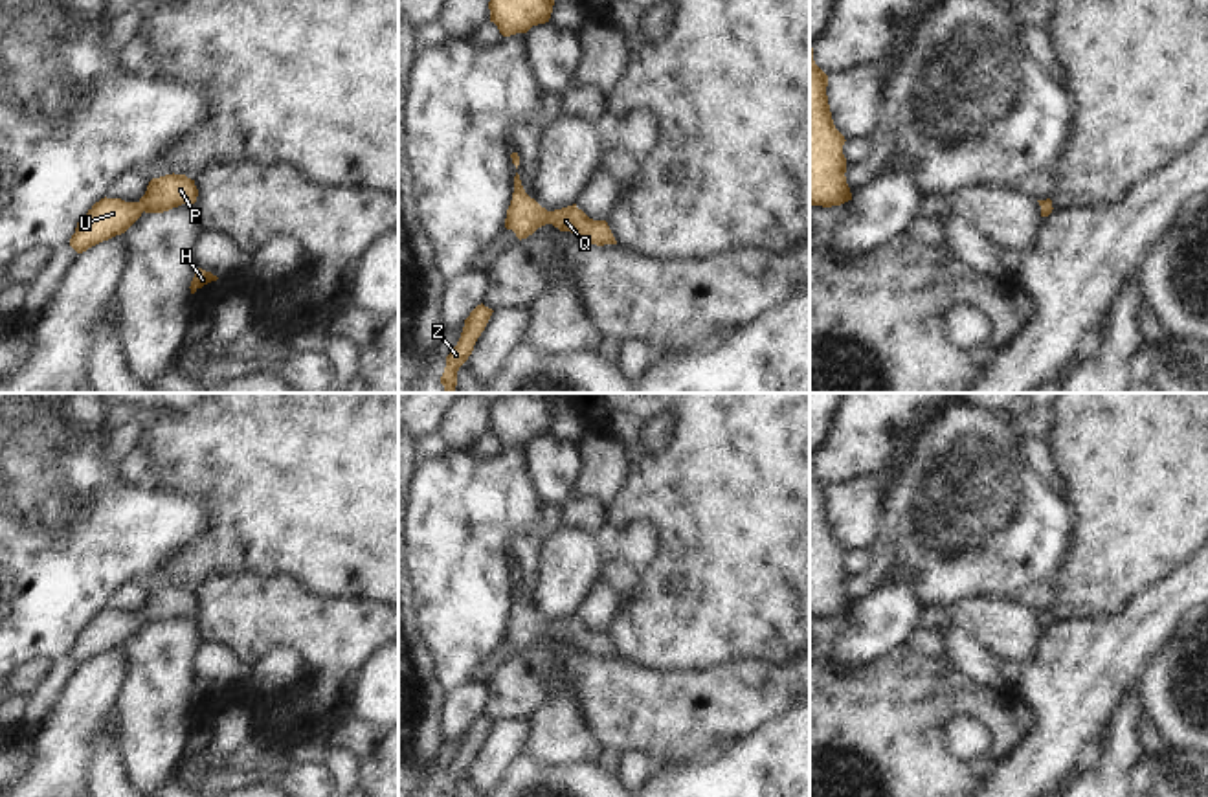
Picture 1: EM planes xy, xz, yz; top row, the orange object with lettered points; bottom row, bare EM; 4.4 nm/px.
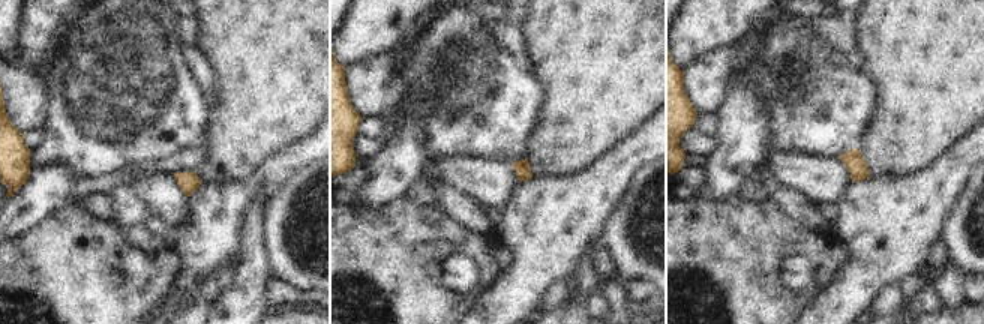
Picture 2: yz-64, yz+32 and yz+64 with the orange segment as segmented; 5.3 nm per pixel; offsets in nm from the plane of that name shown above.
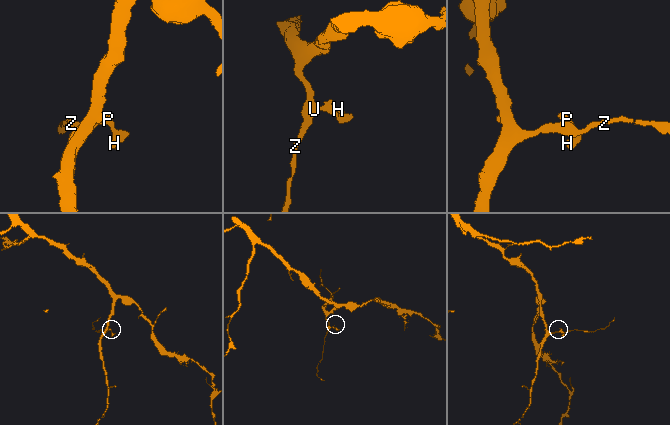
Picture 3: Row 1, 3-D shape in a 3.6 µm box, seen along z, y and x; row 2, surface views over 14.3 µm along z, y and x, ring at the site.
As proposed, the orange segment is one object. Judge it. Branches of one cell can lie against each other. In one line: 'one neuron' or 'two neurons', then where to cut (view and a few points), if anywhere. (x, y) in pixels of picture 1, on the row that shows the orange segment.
one neuron; cut none

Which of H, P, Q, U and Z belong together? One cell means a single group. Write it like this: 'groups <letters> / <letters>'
groups H P Q U Z

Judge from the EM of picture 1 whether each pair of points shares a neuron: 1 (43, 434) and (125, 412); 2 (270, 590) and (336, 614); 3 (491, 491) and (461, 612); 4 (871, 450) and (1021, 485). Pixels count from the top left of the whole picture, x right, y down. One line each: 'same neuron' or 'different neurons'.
1: same neuron
2: same neuron
3: same neuron
4: different neurons

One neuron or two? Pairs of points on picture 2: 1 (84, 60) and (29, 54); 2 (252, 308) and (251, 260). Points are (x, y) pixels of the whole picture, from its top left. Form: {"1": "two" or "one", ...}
{"1": "two", "2": "one"}

